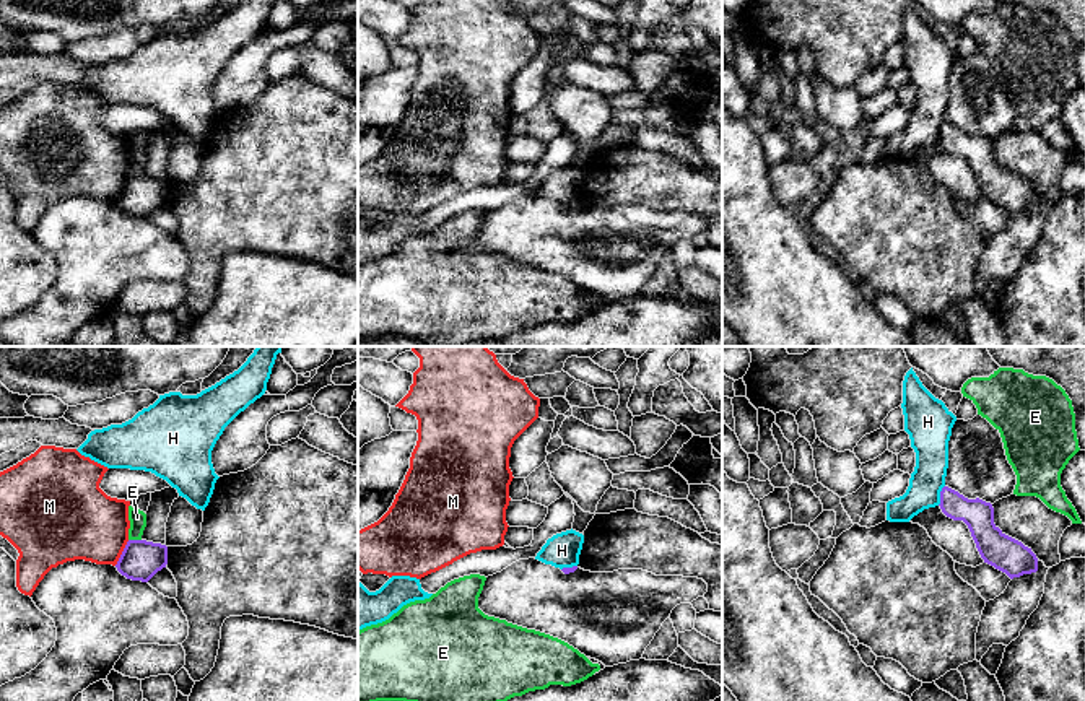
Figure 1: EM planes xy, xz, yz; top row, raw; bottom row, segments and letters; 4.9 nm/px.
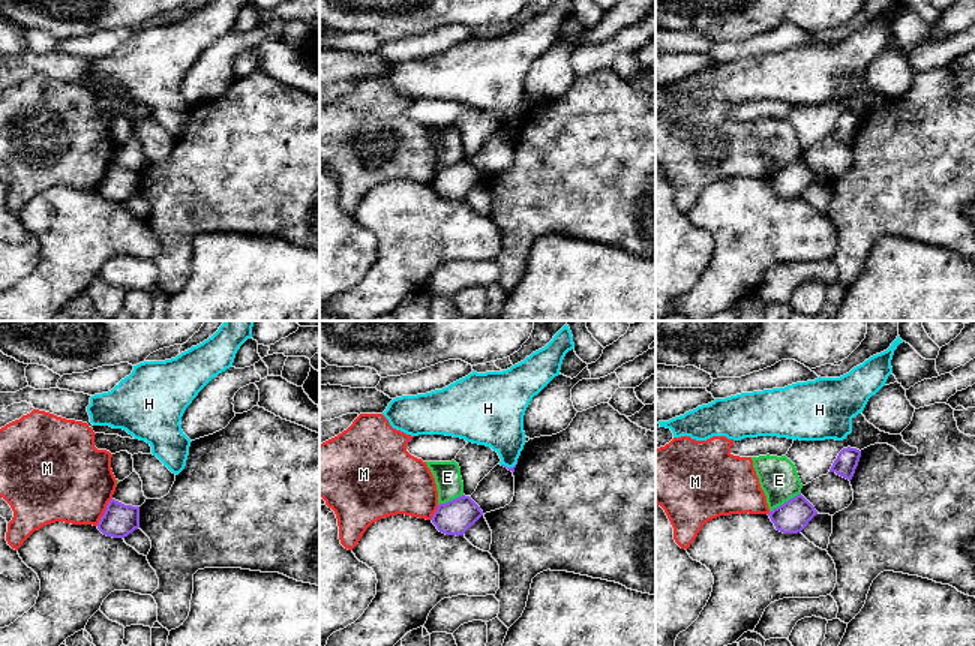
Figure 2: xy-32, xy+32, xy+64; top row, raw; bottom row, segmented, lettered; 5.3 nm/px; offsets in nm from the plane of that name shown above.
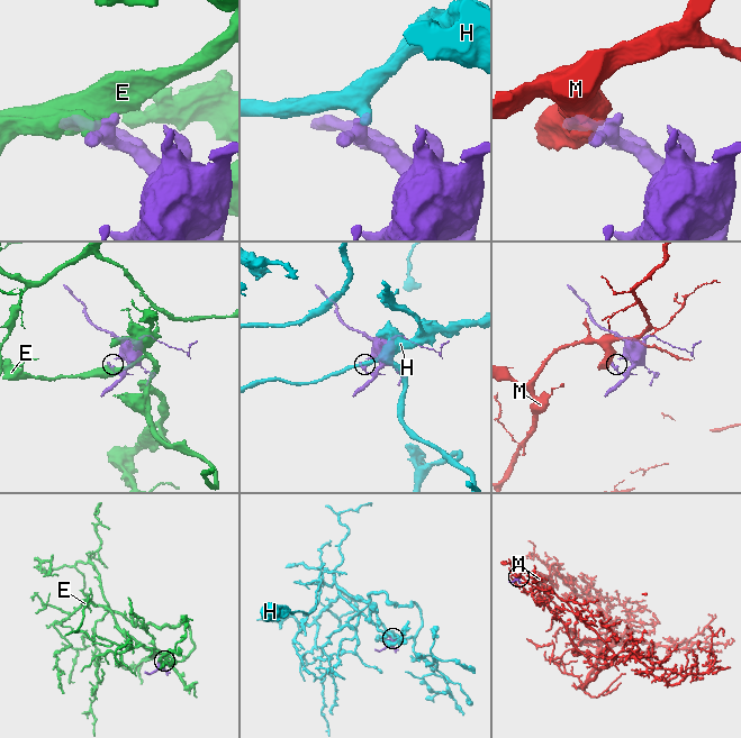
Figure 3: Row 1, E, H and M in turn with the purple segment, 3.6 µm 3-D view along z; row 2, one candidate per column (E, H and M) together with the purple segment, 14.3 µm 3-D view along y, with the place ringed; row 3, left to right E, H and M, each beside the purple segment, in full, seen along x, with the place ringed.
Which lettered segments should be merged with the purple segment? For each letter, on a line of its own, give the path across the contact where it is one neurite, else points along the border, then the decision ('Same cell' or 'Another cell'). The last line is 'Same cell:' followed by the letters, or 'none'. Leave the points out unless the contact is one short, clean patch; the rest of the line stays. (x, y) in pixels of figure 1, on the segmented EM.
E: Another cell
H: Boundary: yz (944, 485), (937, 505). Another cell
M: Boundary: xy (129, 540), (114, 565). Another cell
Same cell: none

